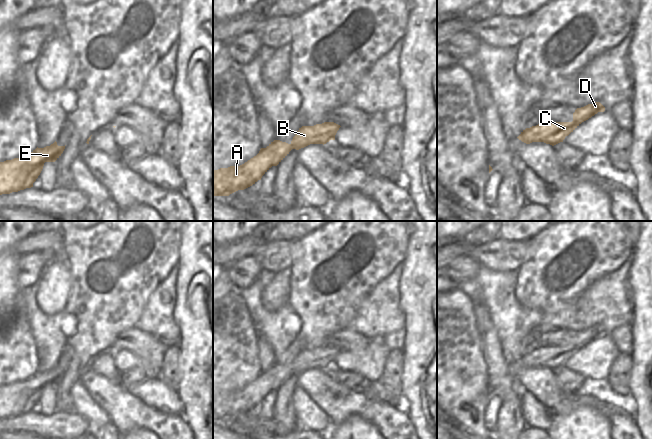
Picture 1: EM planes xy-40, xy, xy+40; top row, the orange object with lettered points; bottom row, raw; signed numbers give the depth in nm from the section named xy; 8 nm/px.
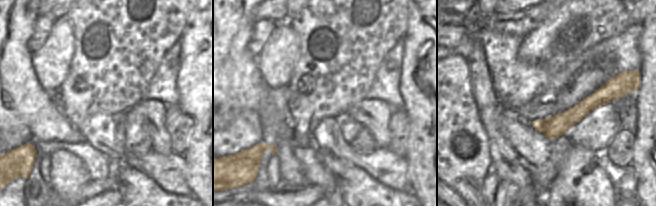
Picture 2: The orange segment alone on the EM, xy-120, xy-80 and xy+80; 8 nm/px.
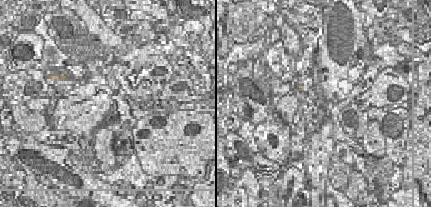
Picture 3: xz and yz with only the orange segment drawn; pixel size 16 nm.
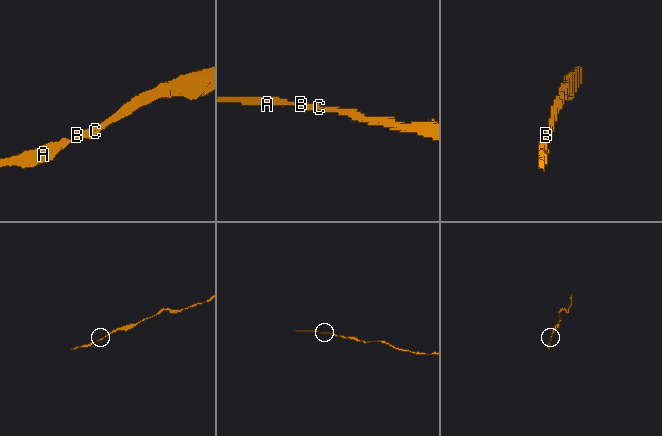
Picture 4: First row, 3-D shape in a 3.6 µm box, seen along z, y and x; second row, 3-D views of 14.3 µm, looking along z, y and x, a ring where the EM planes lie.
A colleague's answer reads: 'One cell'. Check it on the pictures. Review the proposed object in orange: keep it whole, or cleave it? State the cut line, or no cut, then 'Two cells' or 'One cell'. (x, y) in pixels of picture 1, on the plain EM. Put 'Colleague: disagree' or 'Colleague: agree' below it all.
No split. One cell
Colleague: agree

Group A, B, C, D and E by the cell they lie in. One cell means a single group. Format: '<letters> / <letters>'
A B C D E

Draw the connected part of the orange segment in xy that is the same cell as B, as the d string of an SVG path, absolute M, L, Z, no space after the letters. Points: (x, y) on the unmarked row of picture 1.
M334 346L302 350L290 368L274 364L240 390L213 394L213 420L229 420L238 414L252 410L261 404L272 390L277 390L292 373L299 374L310 368L324 369L330 364L335 364L335 359L340 351Z

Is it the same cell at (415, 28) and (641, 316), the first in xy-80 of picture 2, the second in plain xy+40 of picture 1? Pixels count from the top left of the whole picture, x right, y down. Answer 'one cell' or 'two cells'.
one cell

